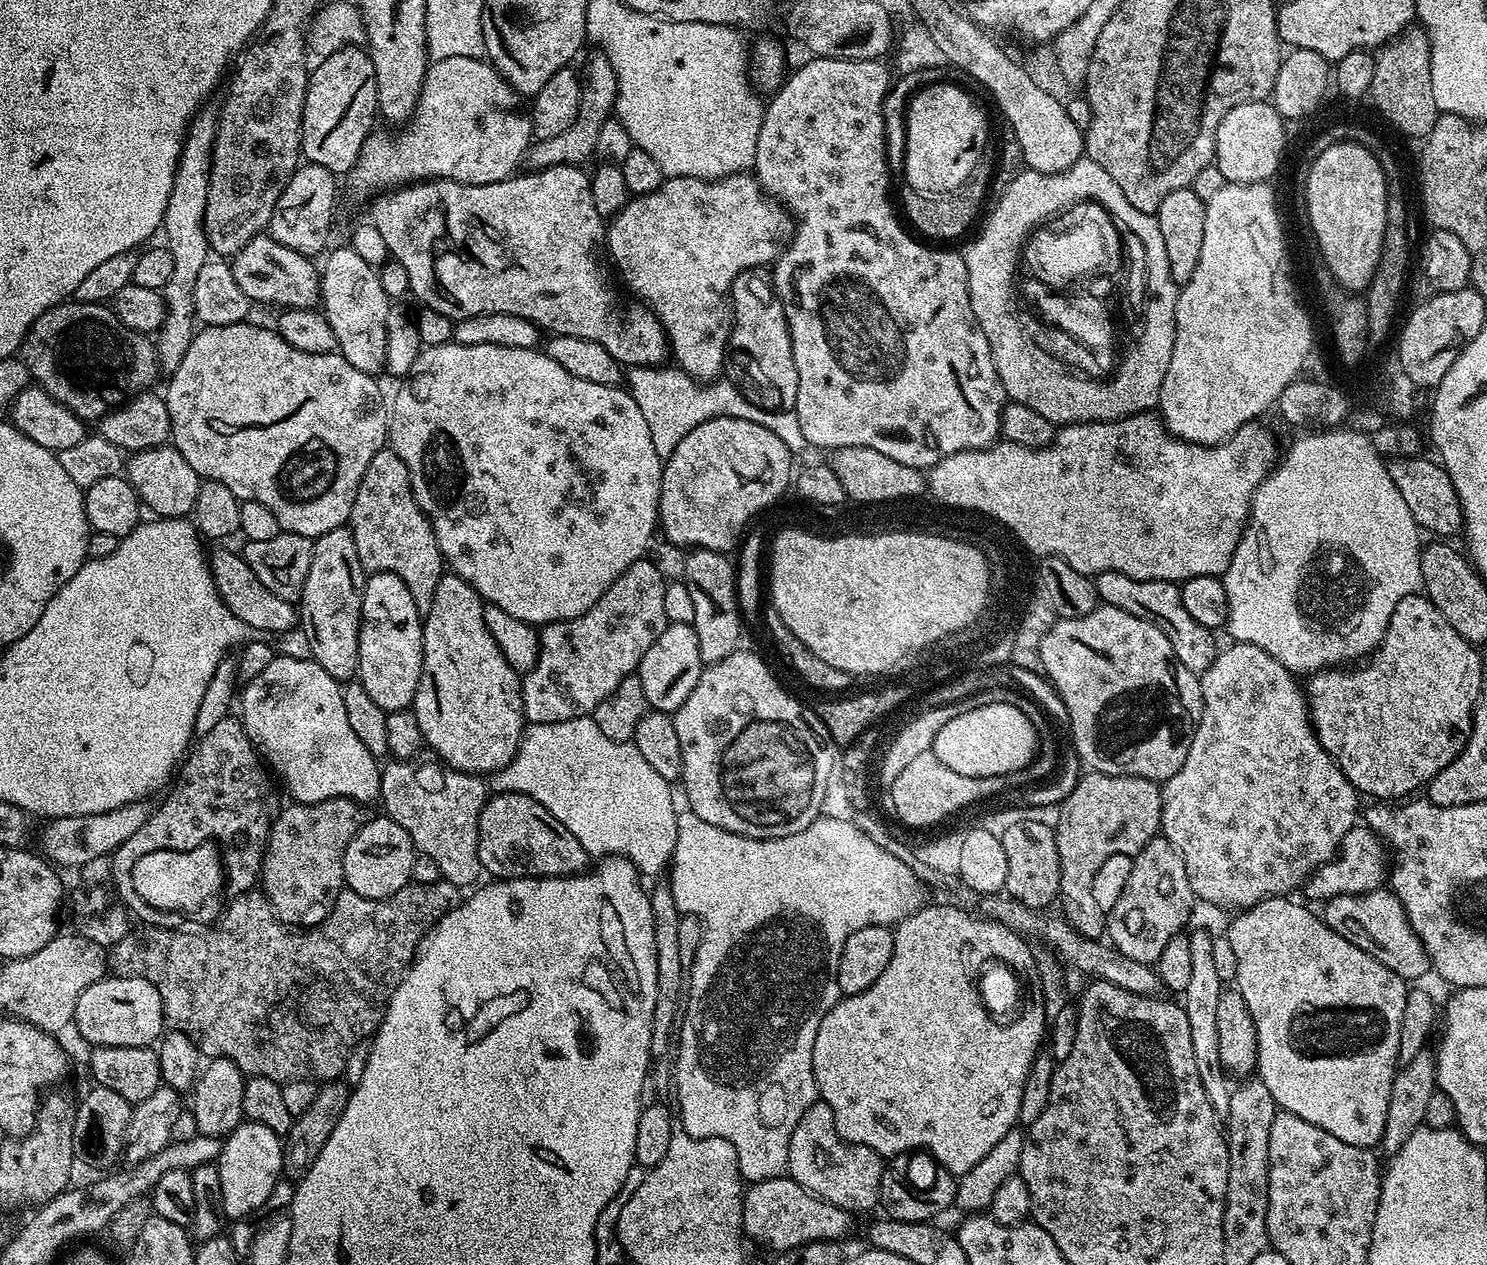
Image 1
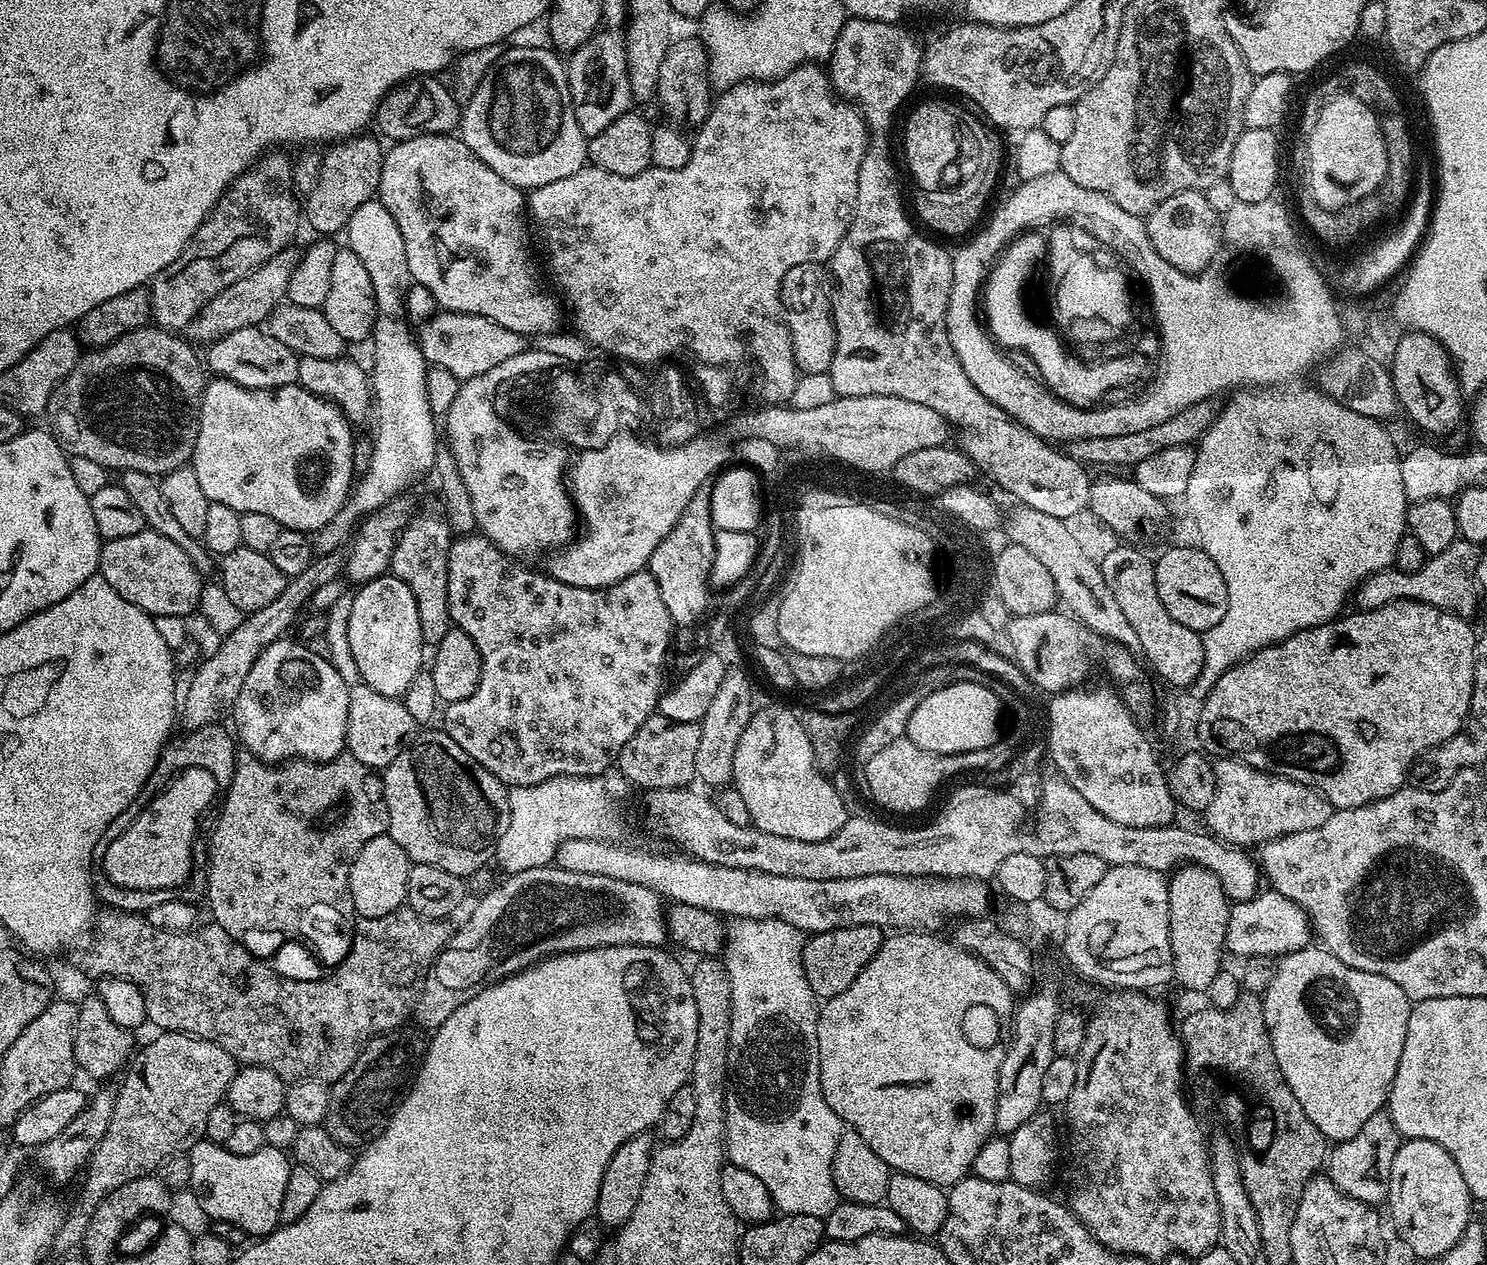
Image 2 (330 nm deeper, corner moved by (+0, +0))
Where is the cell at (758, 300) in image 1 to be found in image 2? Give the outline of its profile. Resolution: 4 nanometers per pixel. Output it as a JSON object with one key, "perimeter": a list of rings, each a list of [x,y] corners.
{"perimeter":[[[802,262],[786,270],[780,287],[782,319],[788,328],[794,362],[803,374],[822,374],[832,364],[836,349],[836,327],[832,321],[832,302],[826,280],[820,277],[821,265]]]}

